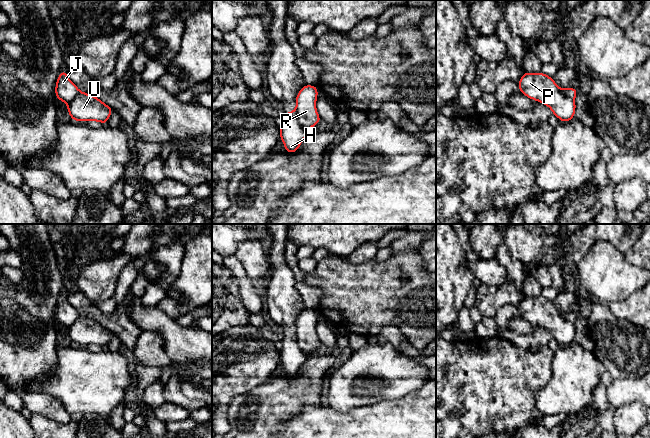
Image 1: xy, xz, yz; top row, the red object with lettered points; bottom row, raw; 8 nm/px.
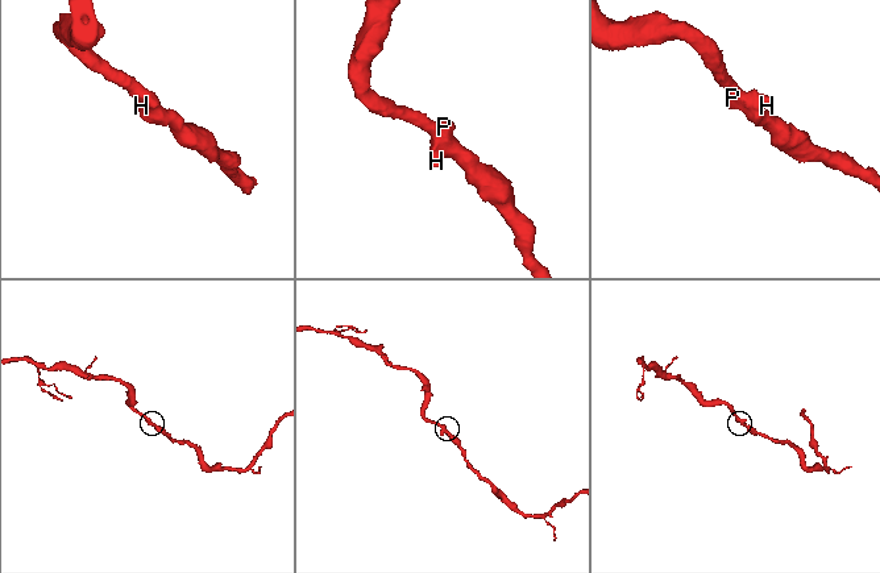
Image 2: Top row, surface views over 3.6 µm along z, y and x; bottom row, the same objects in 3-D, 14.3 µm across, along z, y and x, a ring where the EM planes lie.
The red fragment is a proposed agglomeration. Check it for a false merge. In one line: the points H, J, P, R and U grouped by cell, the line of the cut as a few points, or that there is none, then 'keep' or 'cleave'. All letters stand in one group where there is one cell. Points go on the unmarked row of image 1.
groups H J / P R U; cut xz (295, 334), (297, 344), (307, 358); cleave

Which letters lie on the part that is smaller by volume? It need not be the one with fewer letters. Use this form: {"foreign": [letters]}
{"foreign": ["H", "J"]}

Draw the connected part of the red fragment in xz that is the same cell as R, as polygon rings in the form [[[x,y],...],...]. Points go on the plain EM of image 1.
[[[304,309],[296,320],[295,327],[296,327],[297,343],[307,359],[309,359],[307,355],[310,352],[317,349],[322,344],[318,339],[316,333],[317,320],[318,320],[318,312],[314,309]]]

